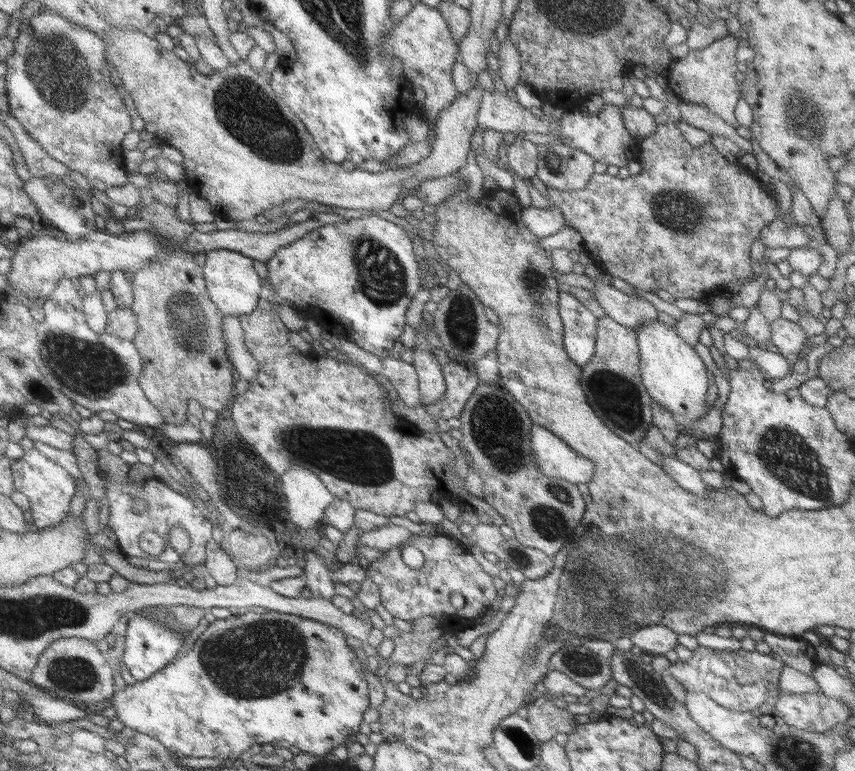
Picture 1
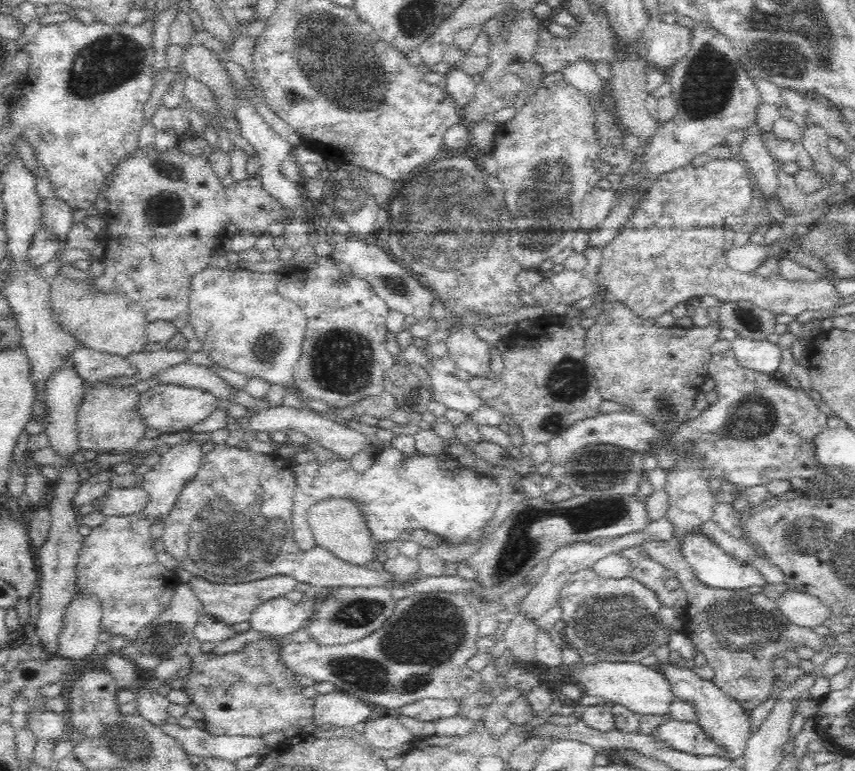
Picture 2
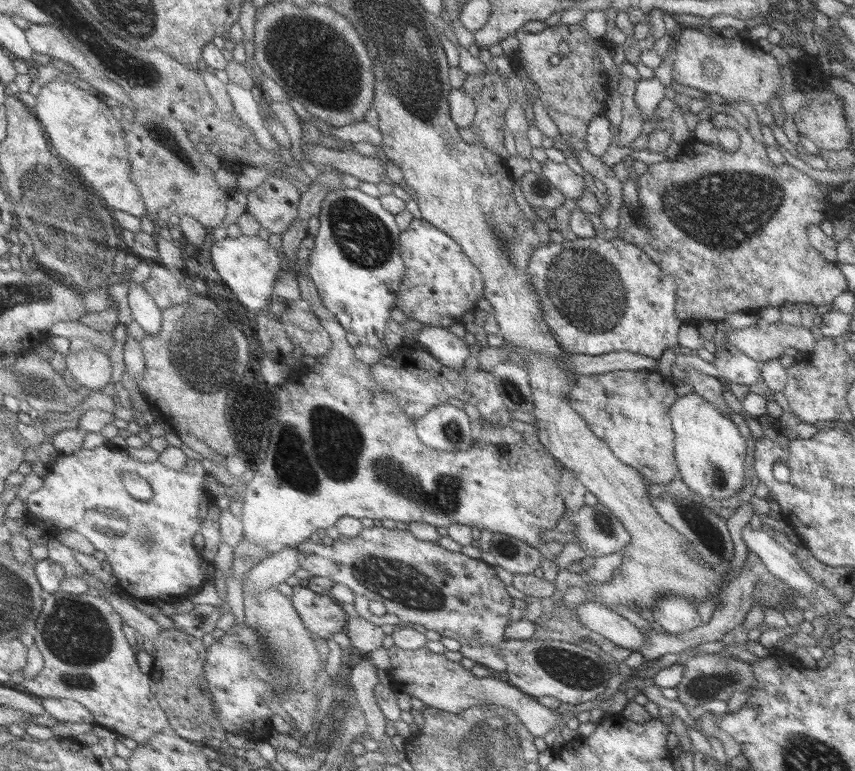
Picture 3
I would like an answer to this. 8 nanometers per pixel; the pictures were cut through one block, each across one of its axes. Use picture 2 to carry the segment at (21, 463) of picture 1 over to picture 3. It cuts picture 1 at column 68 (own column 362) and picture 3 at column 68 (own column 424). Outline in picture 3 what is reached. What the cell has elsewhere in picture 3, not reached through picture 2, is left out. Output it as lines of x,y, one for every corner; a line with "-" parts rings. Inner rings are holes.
106,443
95,449
82,449
71,455
64,454
56,464
49,467
47,475
44,476
44,487
34,492
28,500
29,512
31,512
37,520
42,522
41,526
43,526
48,536
60,530
74,530
74,532
79,532
89,539
97,550
104,552
107,555
107,560
114,567
119,580
119,591
121,593
125,592
135,598
160,598
162,601
172,602
174,600
187,598
190,595
195,595
200,592
206,582
208,582
208,576
206,576
207,572
202,568
202,560
200,560
201,551
198,551
196,544
194,544
194,536
200,534
200,530
202,530
202,518
200,518
202,502
204,502
204,500
213,502
214,500
210,494
210,490
208,490
208,486
206,486
206,484
208,484
208,474
201,460
190,459
189,463
186,464
182,470
174,470
173,468
168,468
168,465
165,465
159,458
154,462
151,460
135,460
130,456
127,450
119,449
-
127,472
137,472
142,478
146,478
146,480
150,481
150,484
152,484
154,488
154,498
152,498
152,500
138,500
128,492
128,488
124,486
123,481
124,475

